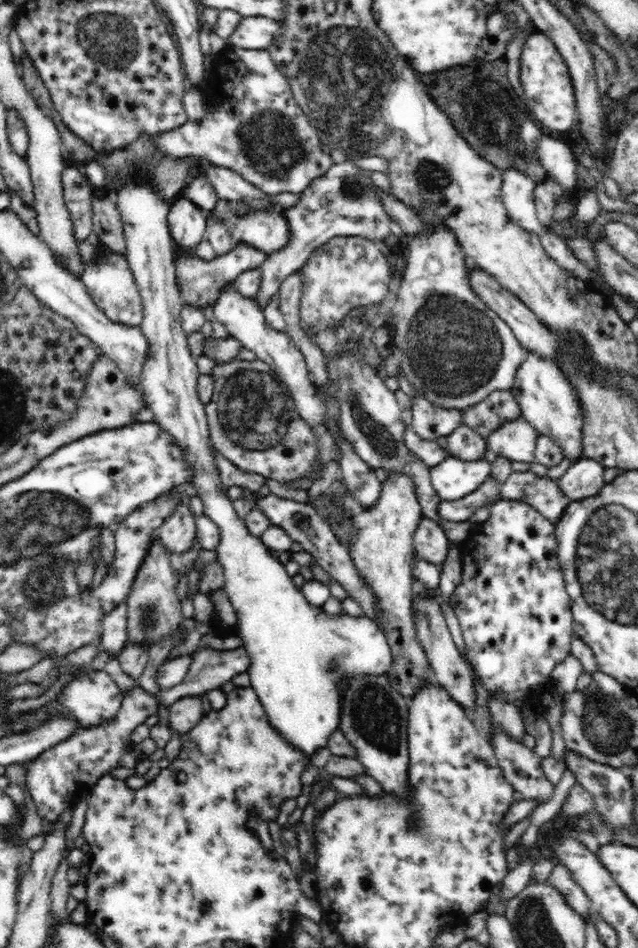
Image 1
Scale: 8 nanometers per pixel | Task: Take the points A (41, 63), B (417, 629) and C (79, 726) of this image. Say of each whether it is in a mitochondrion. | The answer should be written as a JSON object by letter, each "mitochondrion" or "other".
{"A":"other","B":"other","C":"other"}

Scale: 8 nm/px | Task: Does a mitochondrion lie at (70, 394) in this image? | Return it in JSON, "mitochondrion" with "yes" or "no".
{"mitochondrion":"no"}

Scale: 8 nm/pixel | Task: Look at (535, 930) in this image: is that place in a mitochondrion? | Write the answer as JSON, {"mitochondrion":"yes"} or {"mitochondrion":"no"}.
{"mitochondrion":"yes"}

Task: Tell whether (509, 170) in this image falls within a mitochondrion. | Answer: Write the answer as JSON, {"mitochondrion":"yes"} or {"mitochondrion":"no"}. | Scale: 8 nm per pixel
{"mitochondrion":"no"}

